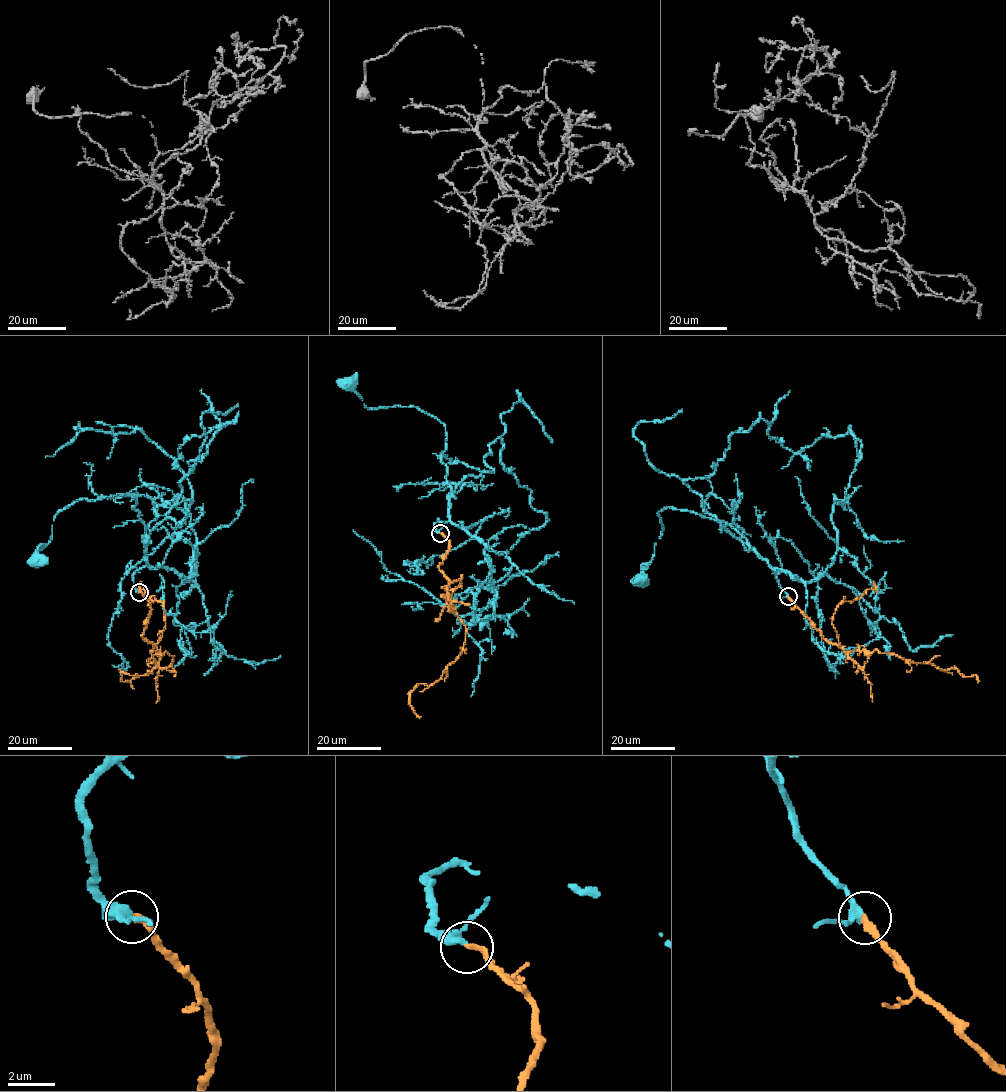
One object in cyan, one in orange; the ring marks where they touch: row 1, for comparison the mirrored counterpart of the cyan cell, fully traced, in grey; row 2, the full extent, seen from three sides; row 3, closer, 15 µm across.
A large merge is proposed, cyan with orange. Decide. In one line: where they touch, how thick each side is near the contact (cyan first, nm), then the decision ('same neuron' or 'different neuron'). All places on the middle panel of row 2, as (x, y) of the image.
place (440, 533); calibres 300 and 240 nm; same neuron

